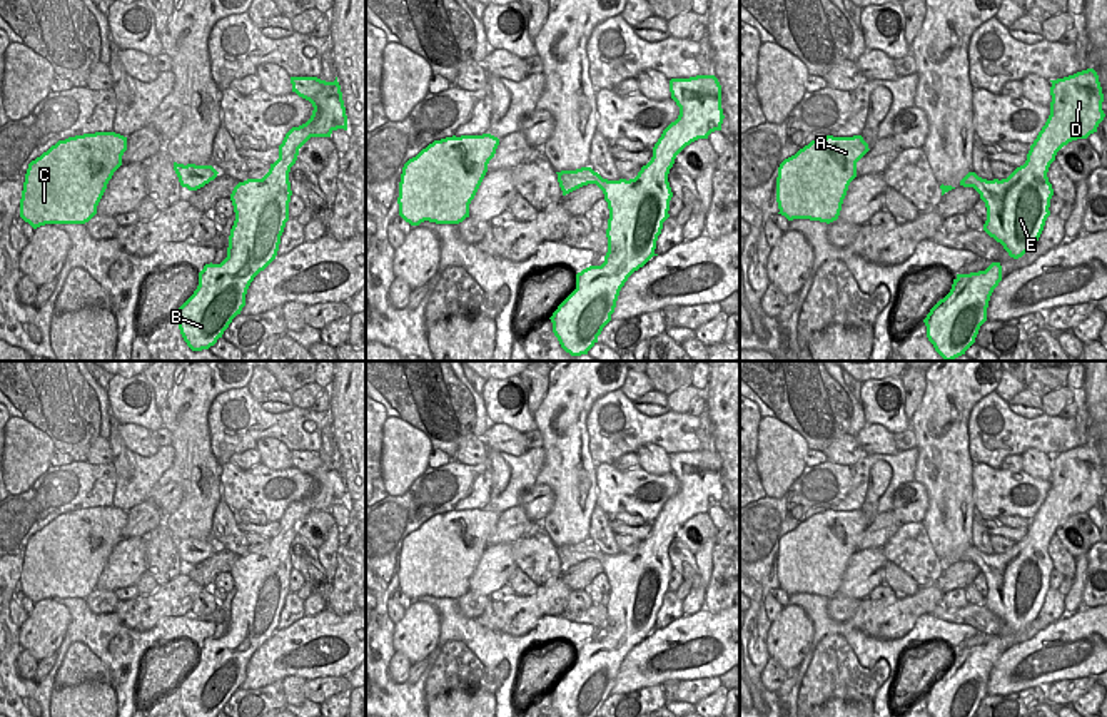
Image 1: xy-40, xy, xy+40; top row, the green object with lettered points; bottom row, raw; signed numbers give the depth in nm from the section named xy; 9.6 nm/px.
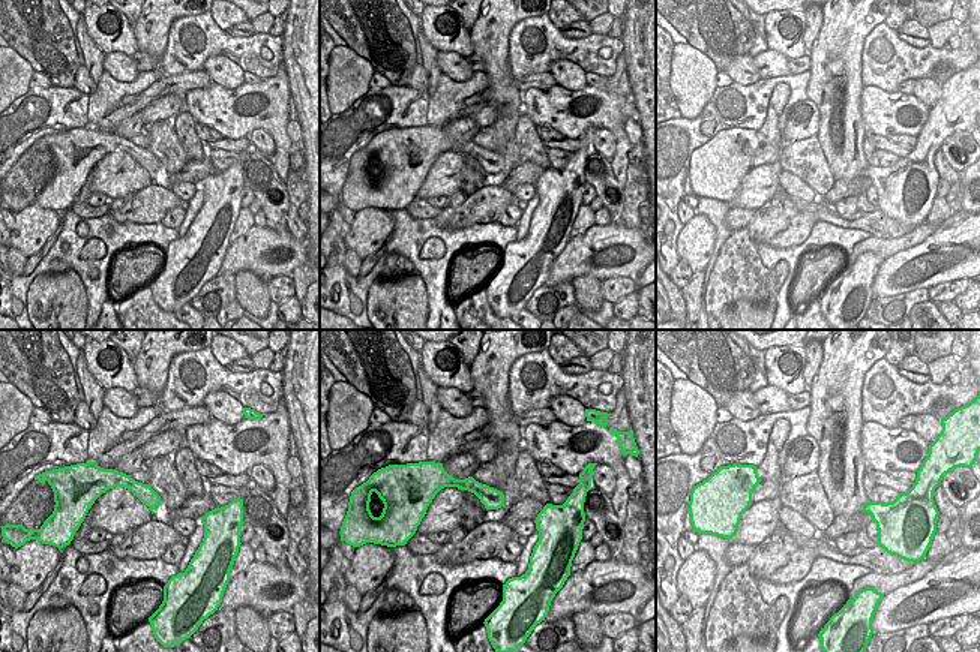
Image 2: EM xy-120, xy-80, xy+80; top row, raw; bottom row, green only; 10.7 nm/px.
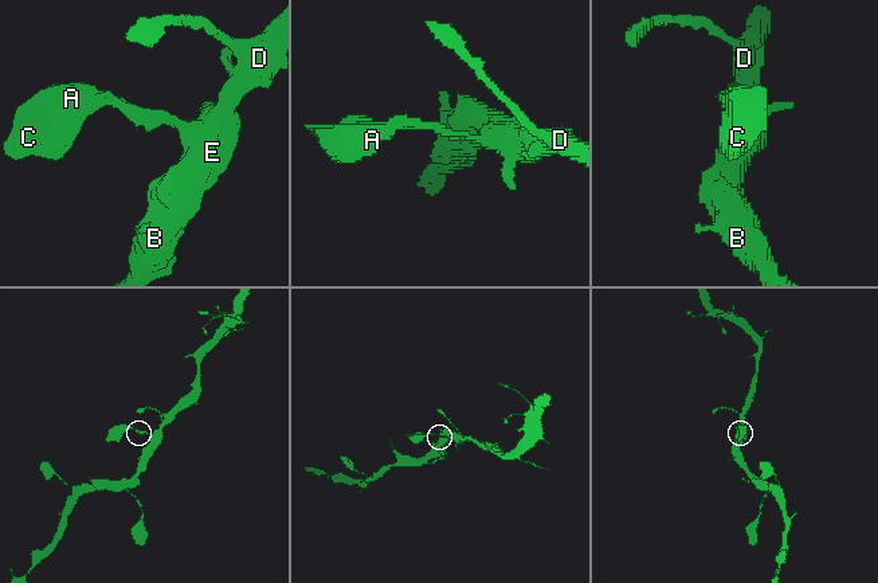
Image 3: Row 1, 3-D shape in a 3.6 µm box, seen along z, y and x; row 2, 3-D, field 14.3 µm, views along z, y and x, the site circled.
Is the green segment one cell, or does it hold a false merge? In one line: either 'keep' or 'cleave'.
keep

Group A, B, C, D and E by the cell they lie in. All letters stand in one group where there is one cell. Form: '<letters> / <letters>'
A B C D E

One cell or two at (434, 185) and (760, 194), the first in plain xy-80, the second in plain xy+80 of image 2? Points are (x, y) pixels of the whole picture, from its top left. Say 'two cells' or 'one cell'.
one cell

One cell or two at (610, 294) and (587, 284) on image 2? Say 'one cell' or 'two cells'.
two cells

